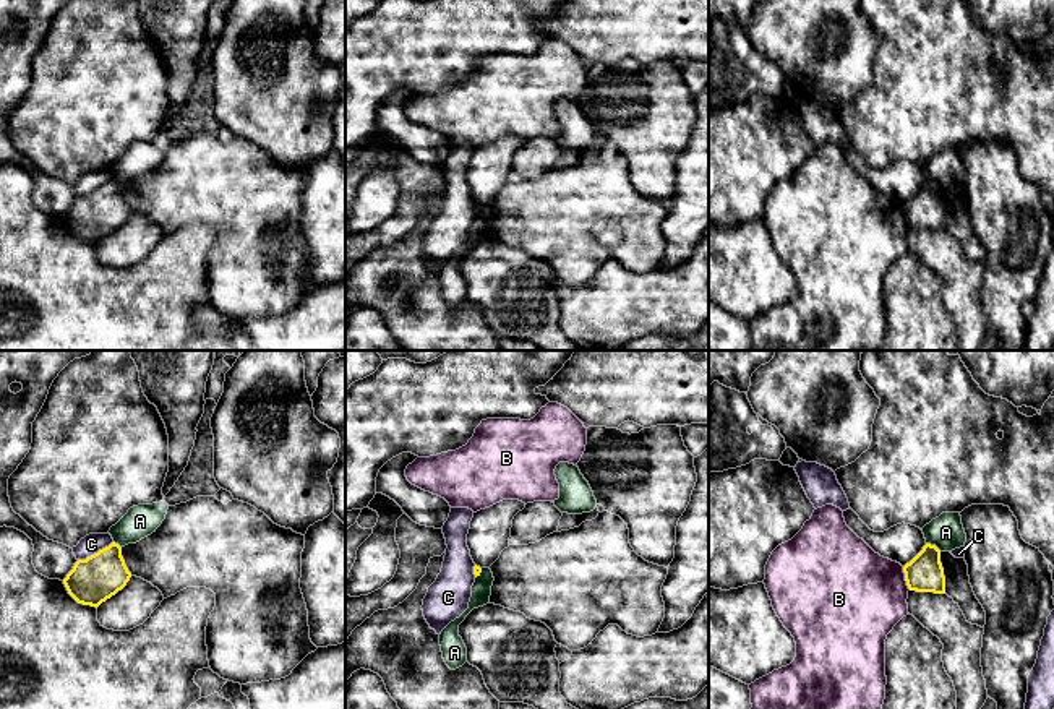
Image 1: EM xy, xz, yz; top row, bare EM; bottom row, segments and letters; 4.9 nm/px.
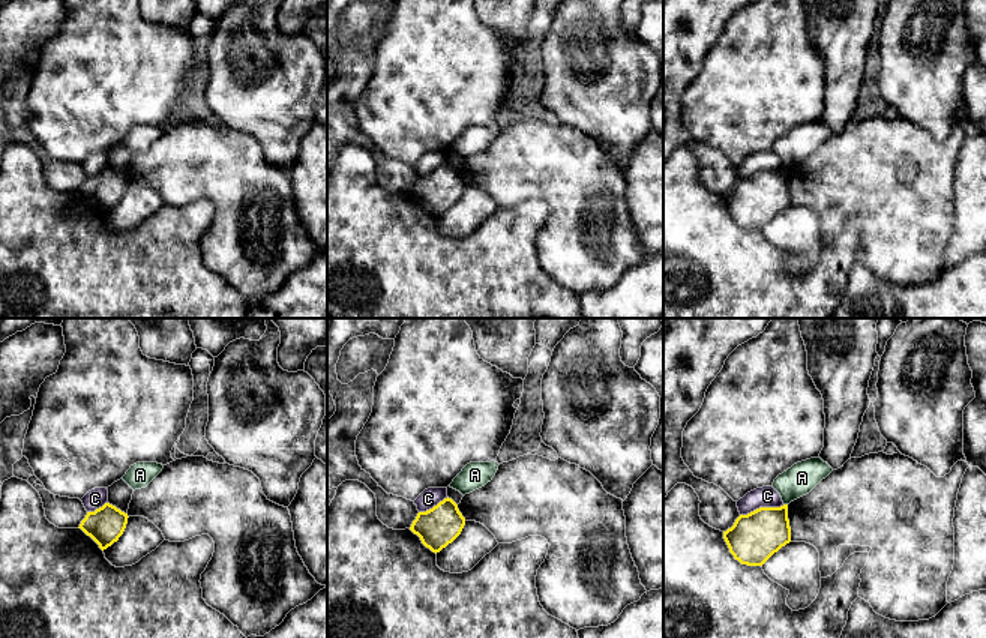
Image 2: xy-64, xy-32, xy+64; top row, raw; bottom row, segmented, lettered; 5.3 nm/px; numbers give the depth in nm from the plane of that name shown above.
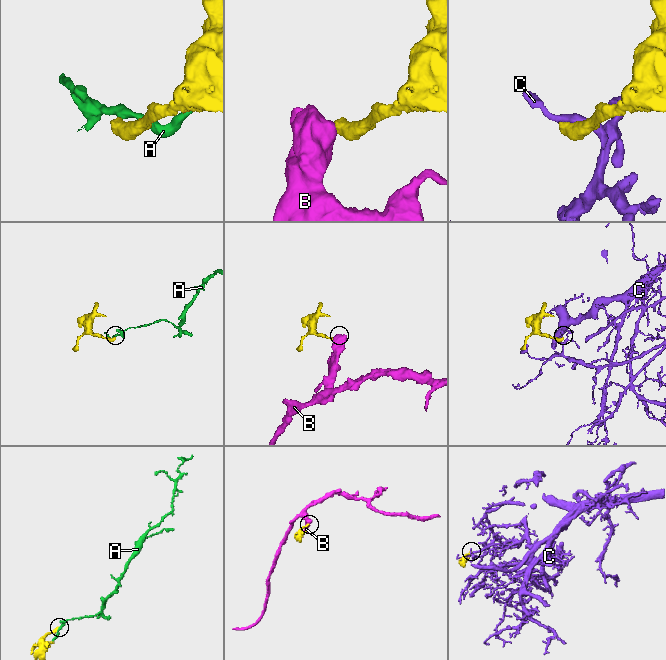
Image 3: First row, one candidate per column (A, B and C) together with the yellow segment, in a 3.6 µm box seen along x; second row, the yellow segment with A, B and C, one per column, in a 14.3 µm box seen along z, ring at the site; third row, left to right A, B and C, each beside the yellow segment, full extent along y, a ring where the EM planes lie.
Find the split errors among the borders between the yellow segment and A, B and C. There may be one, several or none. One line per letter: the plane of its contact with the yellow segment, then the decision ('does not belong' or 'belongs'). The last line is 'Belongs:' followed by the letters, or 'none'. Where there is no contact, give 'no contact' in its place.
A: contact in yz; does not belong
B: contact in yz; does not belong
C: contact in xy; does not belong
Belongs: none

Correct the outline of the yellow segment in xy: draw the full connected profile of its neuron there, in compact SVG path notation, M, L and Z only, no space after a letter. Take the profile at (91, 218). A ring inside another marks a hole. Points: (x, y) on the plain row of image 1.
M112 178L86 196L78 196L63 221L78 240L97 245L122 227L130 214L122 183Z

